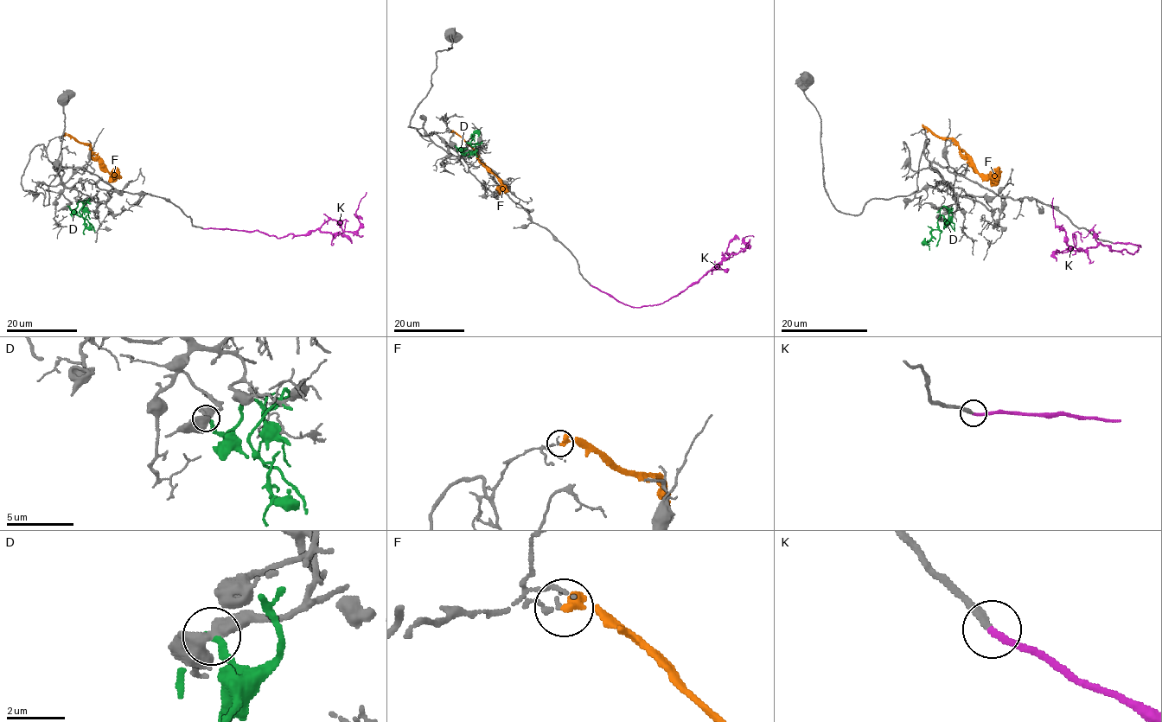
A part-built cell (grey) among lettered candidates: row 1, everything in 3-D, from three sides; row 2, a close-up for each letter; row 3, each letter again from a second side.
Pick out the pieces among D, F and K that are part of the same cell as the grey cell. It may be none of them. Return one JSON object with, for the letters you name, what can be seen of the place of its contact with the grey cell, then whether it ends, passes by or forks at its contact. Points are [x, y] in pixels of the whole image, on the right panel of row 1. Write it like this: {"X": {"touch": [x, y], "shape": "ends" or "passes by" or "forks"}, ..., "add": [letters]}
{"K": {"touch": [1113, 243], "shape": "ends"}, "add": ["K"]}

